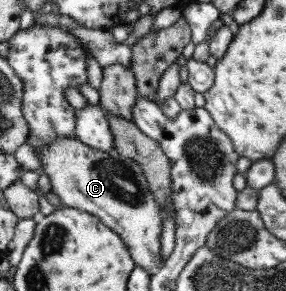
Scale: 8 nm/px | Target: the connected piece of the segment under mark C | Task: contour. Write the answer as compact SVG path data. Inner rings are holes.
M60 138L52 144L46 144L42 148L42 156L39 157L42 164L42 173L50 179L52 192L63 201L64 206L80 209L101 218L106 226L112 227L130 249L134 262L146 267L150 274L158 271L164 264L162 254L162 210L157 203L155 195L150 191L146 175L138 161L126 158L116 147L111 151L94 149L78 138Z

